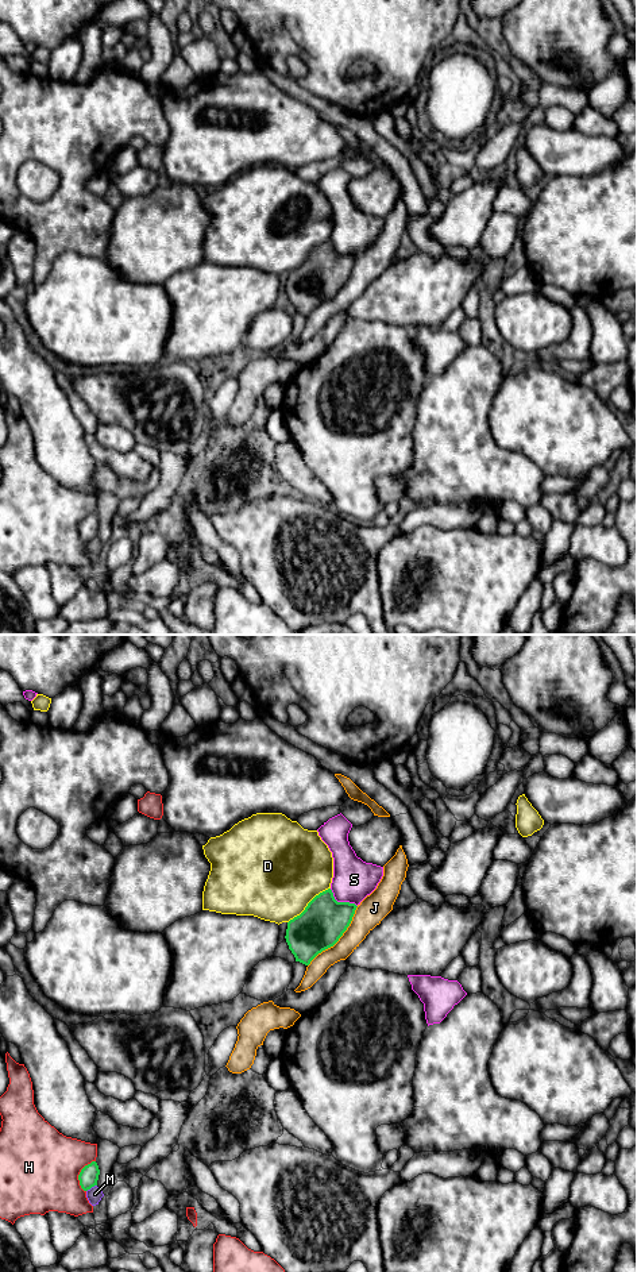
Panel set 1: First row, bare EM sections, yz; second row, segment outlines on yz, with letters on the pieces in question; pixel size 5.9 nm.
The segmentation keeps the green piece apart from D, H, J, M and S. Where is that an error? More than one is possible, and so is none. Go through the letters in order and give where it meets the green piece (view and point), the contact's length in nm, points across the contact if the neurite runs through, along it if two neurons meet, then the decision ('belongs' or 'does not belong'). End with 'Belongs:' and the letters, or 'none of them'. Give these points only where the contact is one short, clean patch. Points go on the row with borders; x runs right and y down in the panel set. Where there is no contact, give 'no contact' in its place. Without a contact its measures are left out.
D: contact yz (308, 904); length 340 nm; does not belong
H: contact yz (80, 1174); length 200 nm; does not belong
J: contact yz (339, 937); length 460 nm; does not belong
M: contact yz (91, 1187); length 80 nm; does not belong
S: contact yz (342, 902); length 200 nm; does not belong
Belongs: none of them

